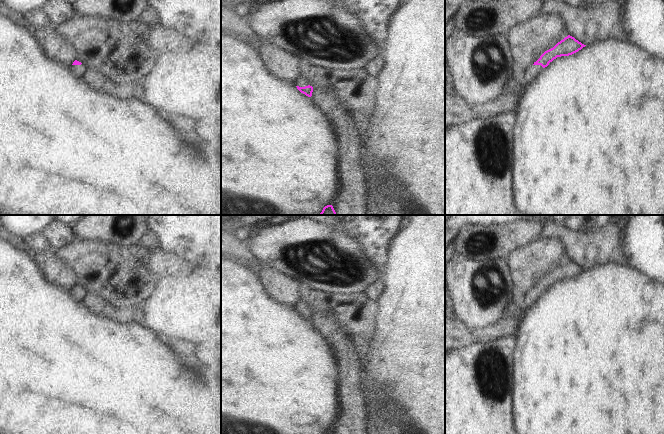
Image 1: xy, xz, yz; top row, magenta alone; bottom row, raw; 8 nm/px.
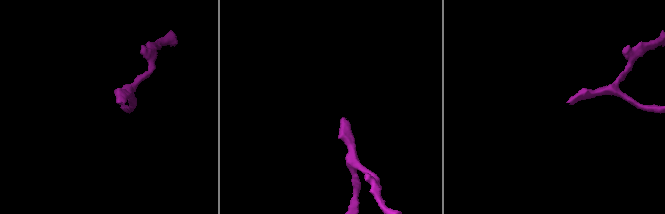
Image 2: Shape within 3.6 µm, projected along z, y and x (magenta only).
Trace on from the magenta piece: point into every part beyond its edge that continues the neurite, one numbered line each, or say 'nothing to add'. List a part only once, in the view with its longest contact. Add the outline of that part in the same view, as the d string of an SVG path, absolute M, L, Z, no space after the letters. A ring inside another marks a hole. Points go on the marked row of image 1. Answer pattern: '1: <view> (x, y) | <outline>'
1: xz (301, 81) | M299 76L297 78L297 80L294 82L295 86L299 86L299 87L305 87L310 85L309 82L302 76Z

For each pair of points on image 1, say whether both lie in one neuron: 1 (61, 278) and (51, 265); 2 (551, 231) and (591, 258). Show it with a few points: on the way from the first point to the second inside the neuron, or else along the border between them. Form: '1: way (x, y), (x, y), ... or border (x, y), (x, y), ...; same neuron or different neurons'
1: way (60, 275), (53, 268); same neuron
2: way (561, 231), (581, 248); same neuron

